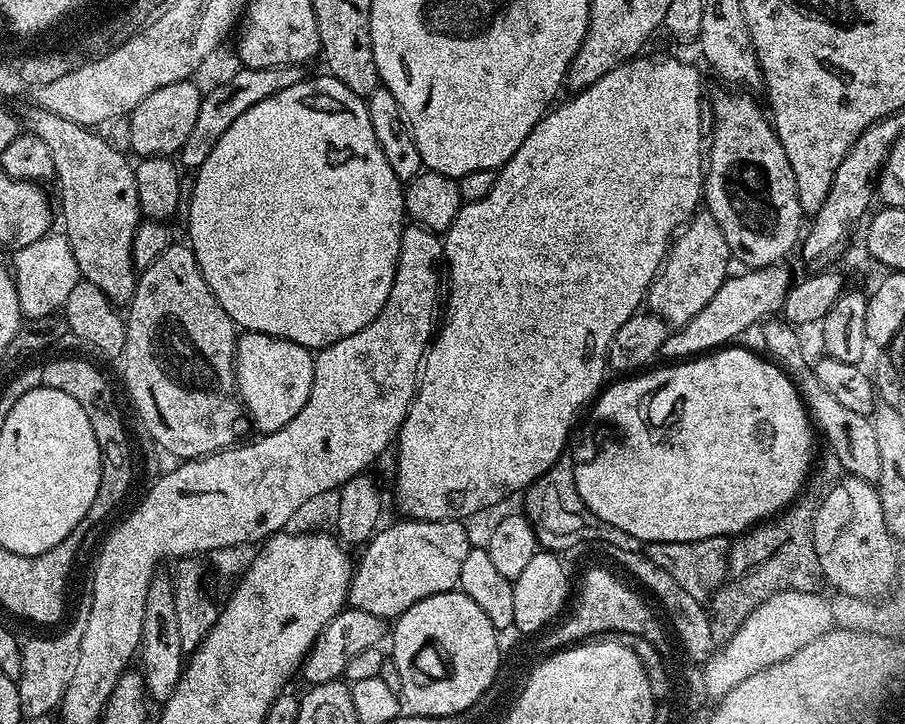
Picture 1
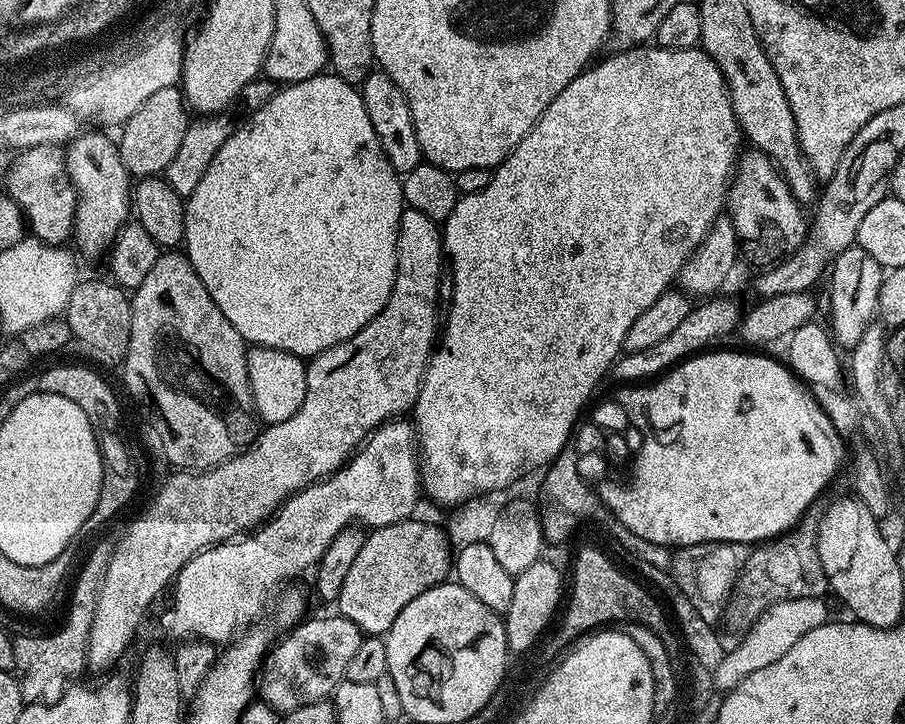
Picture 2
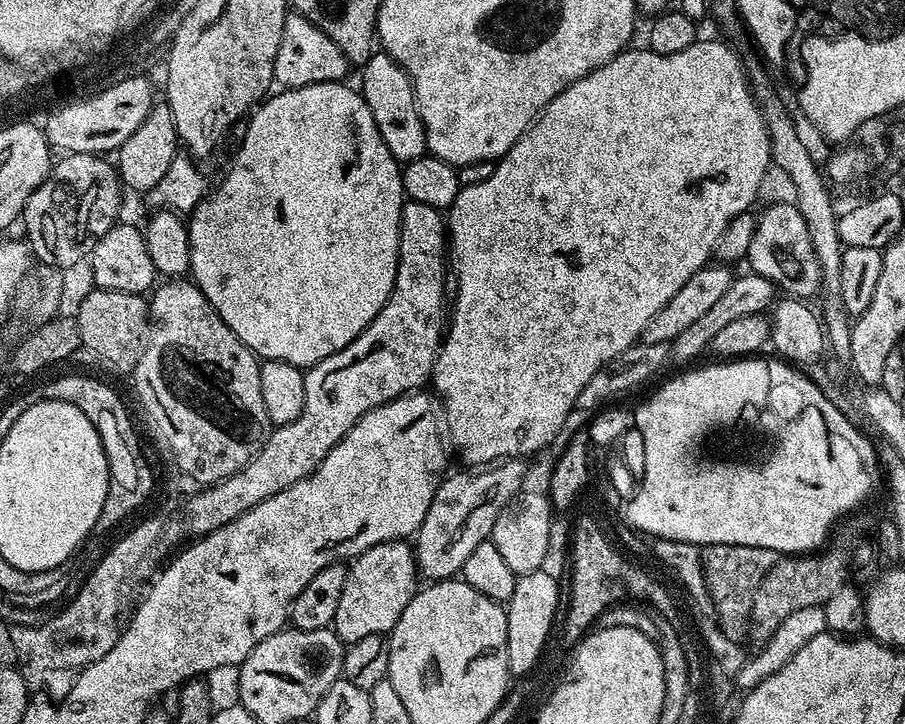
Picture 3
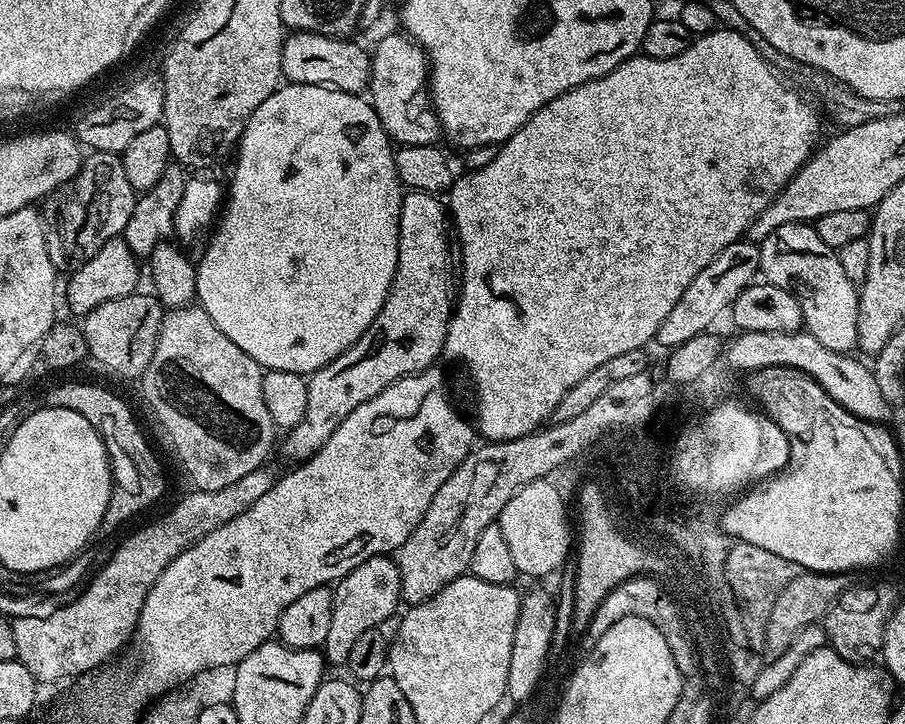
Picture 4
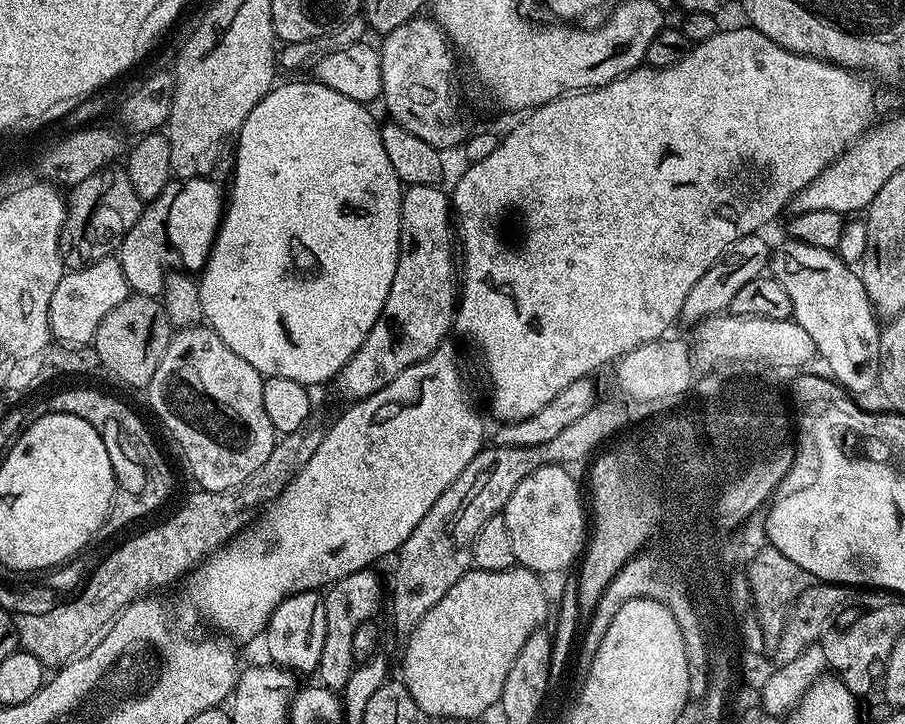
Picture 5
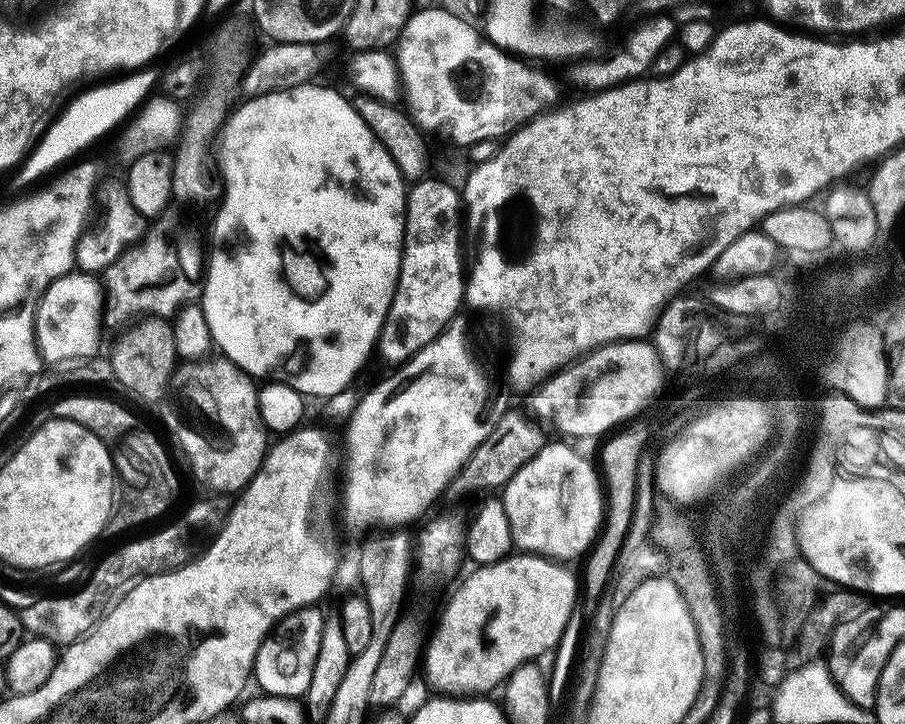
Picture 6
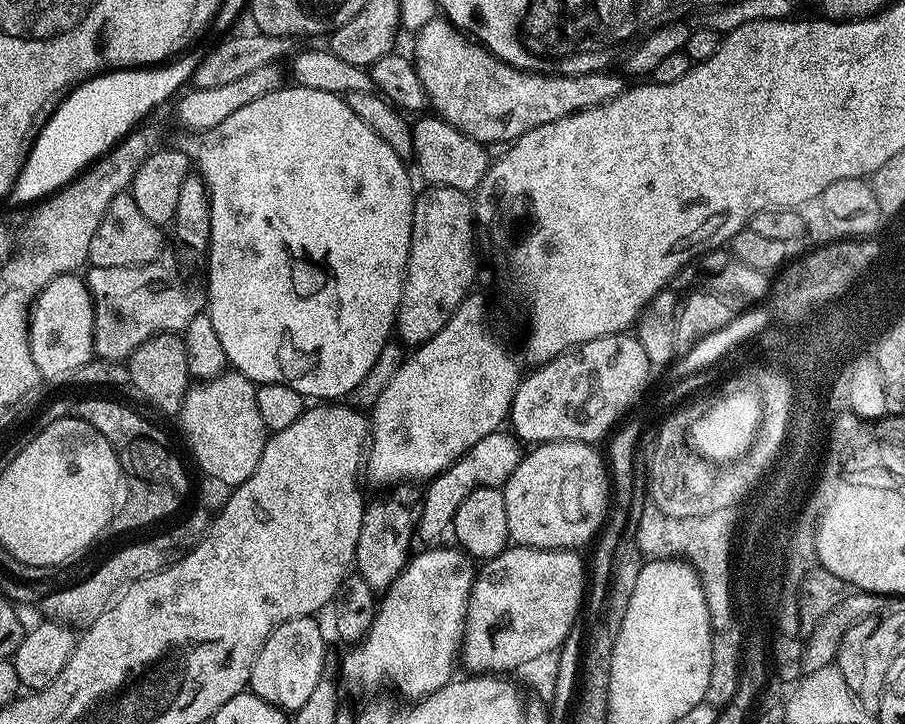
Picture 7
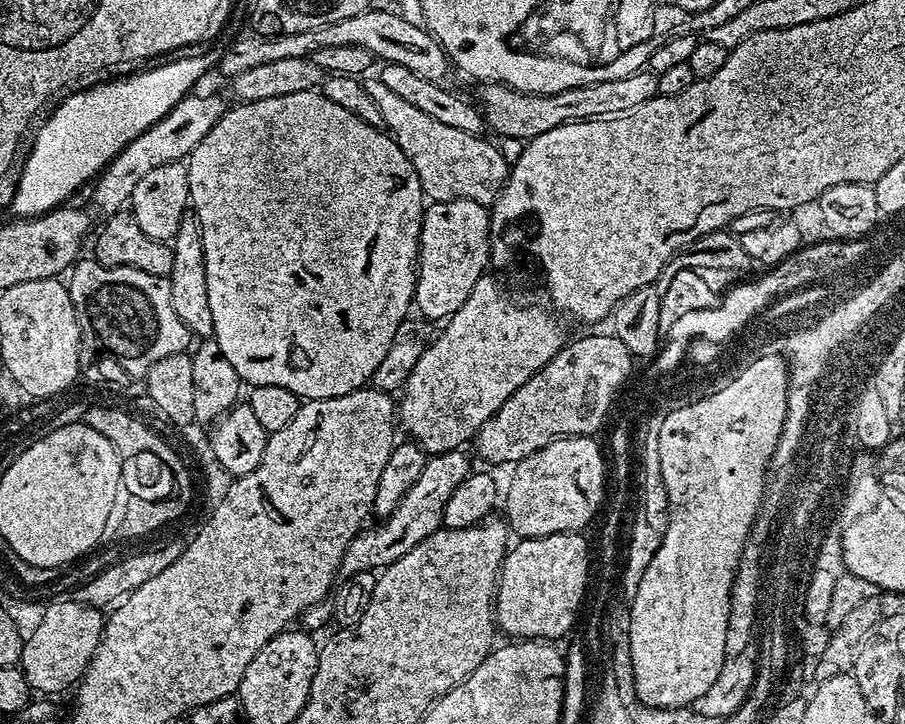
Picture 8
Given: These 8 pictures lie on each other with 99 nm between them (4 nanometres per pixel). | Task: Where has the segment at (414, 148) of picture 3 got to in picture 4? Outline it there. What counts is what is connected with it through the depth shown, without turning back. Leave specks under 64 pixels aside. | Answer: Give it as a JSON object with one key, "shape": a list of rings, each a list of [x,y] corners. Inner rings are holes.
{"shape":[[[397,30],[384,36],[371,49],[372,77],[367,91],[372,92],[370,103],[384,127],[388,139],[397,145],[426,146],[436,144],[442,136],[440,120],[432,107],[429,80],[430,69],[424,49],[403,31]]]}

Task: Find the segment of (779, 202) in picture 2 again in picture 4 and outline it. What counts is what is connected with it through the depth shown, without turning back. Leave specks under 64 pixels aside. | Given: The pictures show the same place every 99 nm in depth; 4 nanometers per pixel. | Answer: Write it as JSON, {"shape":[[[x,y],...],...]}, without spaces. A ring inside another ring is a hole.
{"shape":[[[787,224],[778,226],[766,239],[759,241],[759,275],[767,283],[782,286],[782,290],[792,292],[800,301],[803,327],[822,346],[830,346],[835,352],[851,353],[856,348],[858,338],[858,302],[860,293],[857,285],[846,278],[837,249],[826,246],[818,238],[815,227],[807,224]]]}

